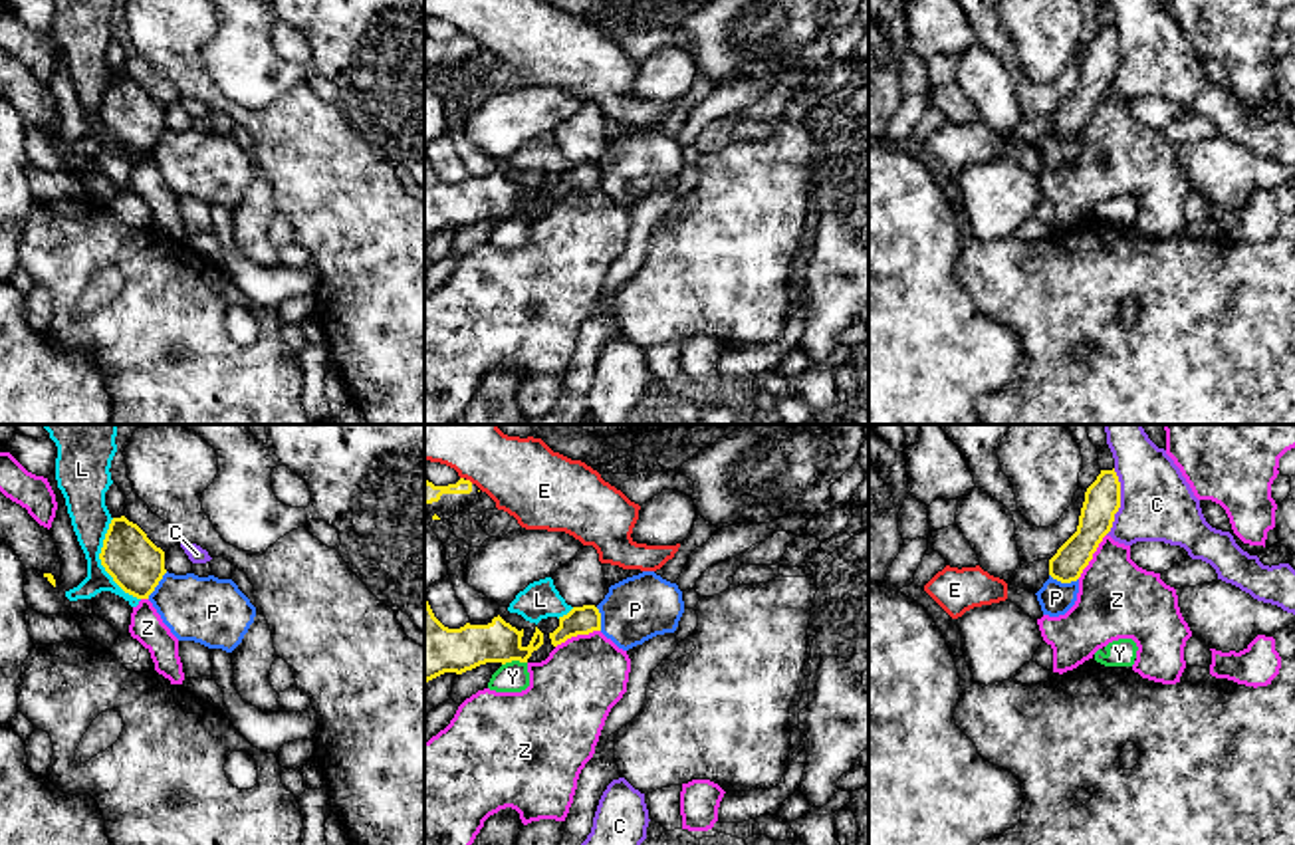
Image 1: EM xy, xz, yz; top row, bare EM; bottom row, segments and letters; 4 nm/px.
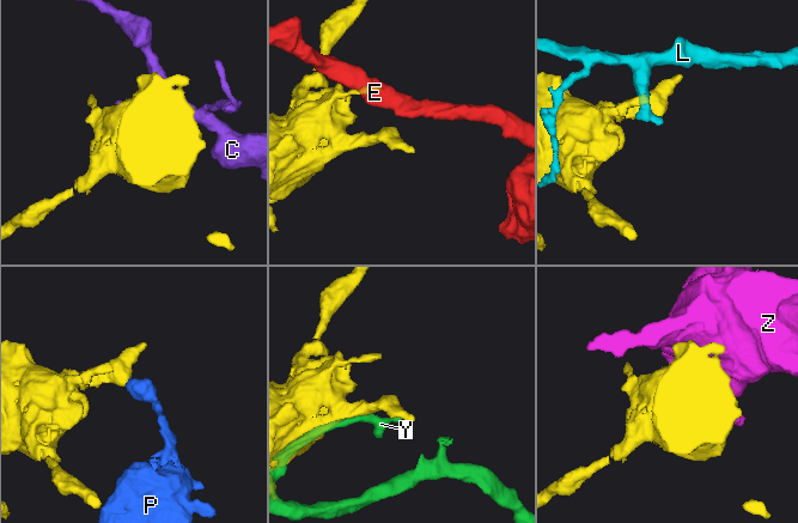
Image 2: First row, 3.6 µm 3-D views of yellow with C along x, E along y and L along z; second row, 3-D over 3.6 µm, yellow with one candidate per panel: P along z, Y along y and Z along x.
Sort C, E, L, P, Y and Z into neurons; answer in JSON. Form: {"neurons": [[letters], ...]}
{"neurons": [["C"], ["E"], ["L"], ["P"], ["Y"], ["Z"]]}

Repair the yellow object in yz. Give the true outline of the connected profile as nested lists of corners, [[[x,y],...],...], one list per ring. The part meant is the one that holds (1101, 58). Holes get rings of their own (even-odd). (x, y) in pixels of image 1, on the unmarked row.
[[[1101,26],[1087,44],[1077,87],[1049,115],[1049,131],[1061,139],[1077,137],[1111,87],[1120,63],[1120,38],[1113,26]]]

